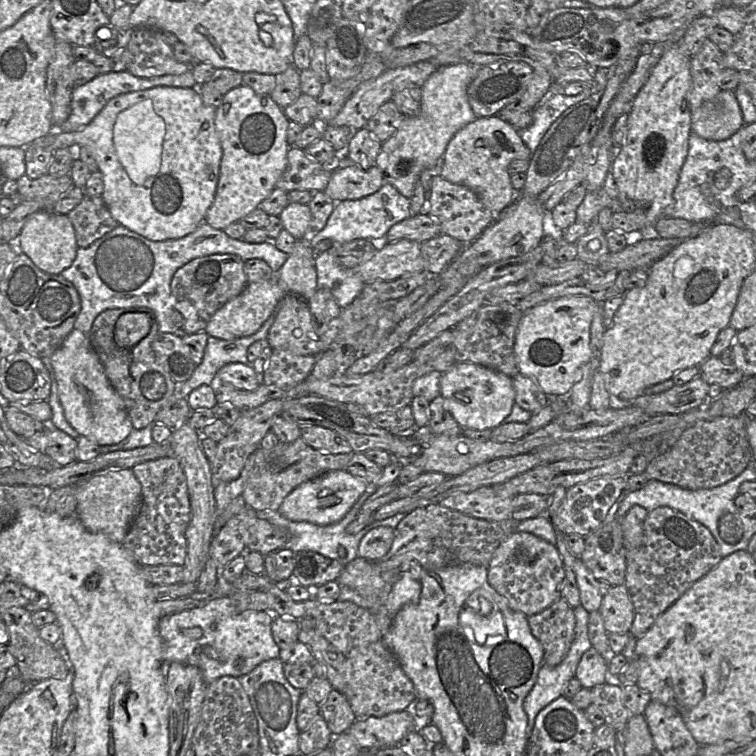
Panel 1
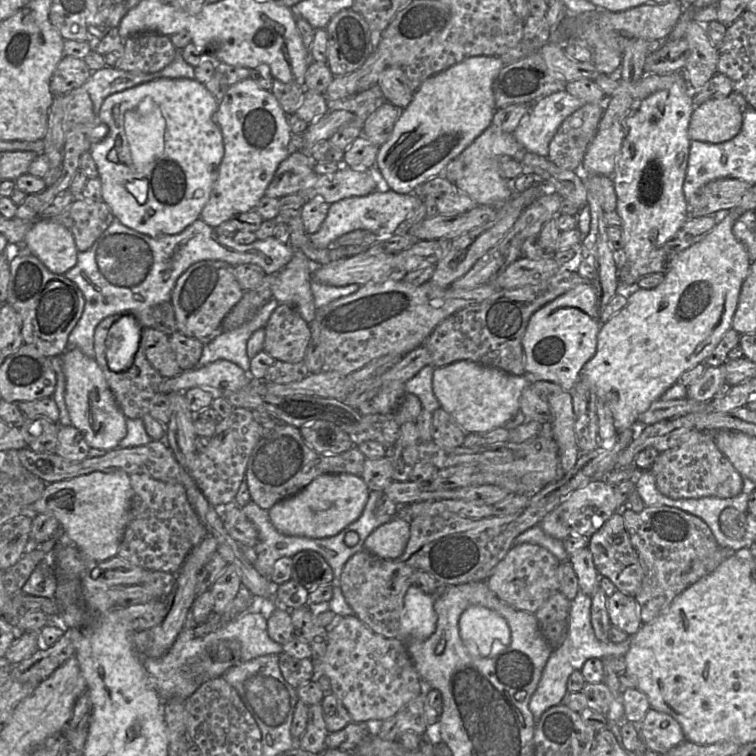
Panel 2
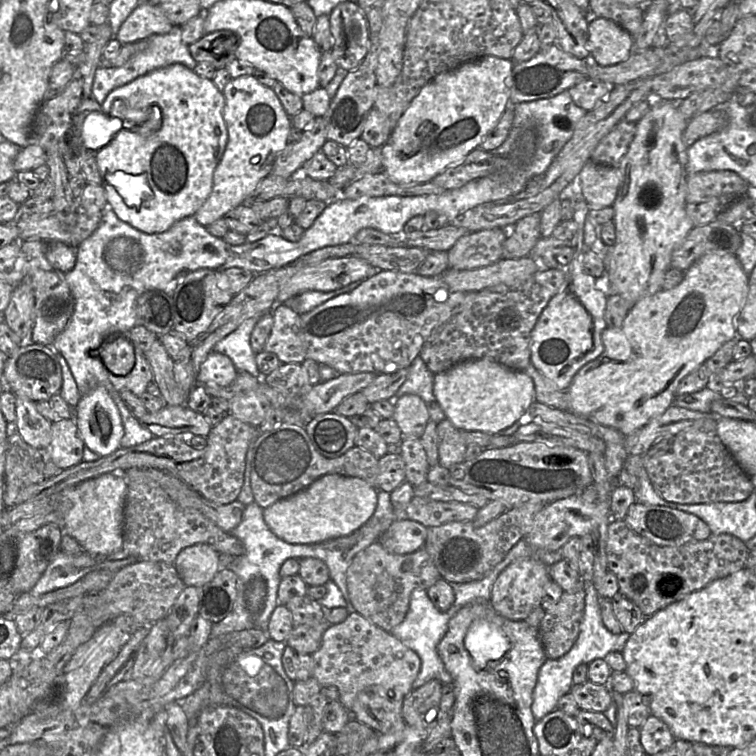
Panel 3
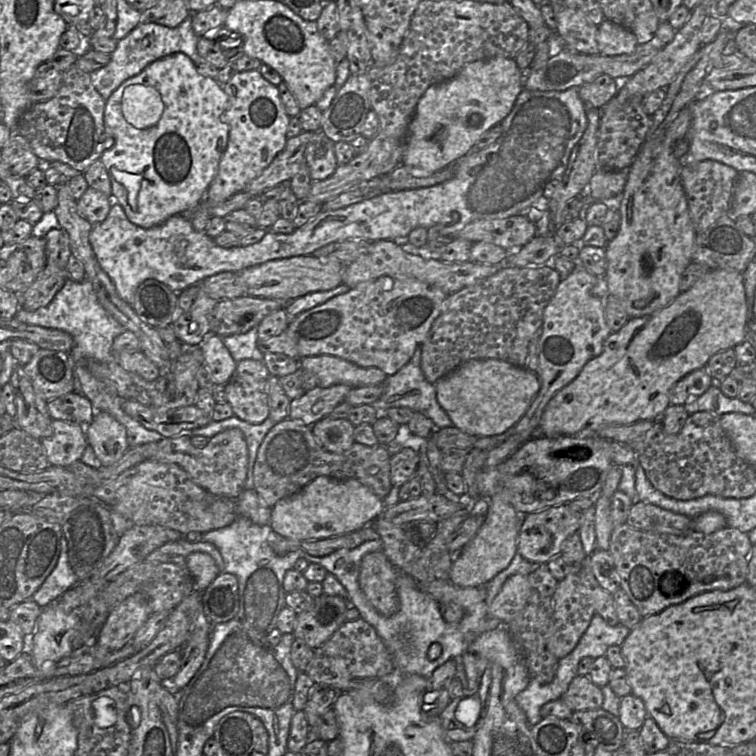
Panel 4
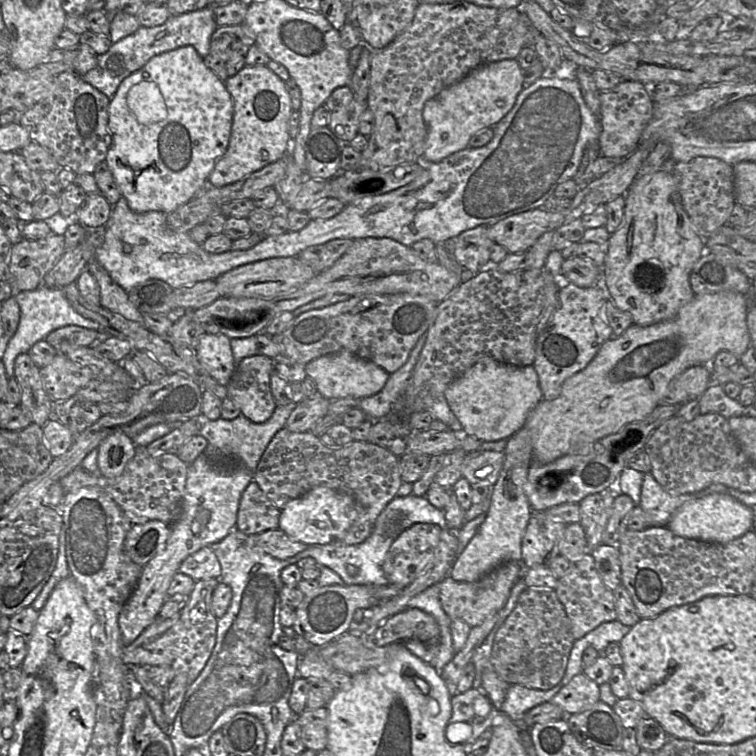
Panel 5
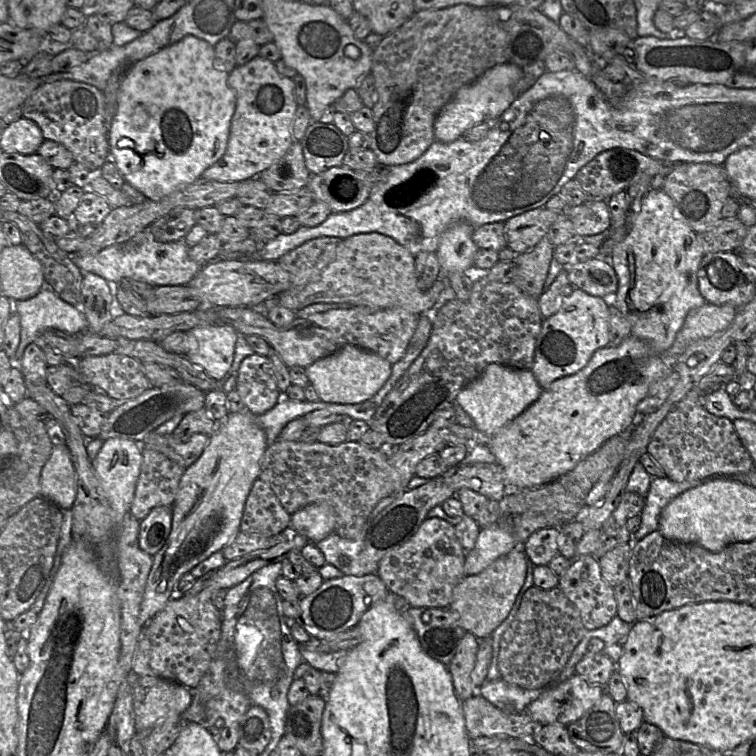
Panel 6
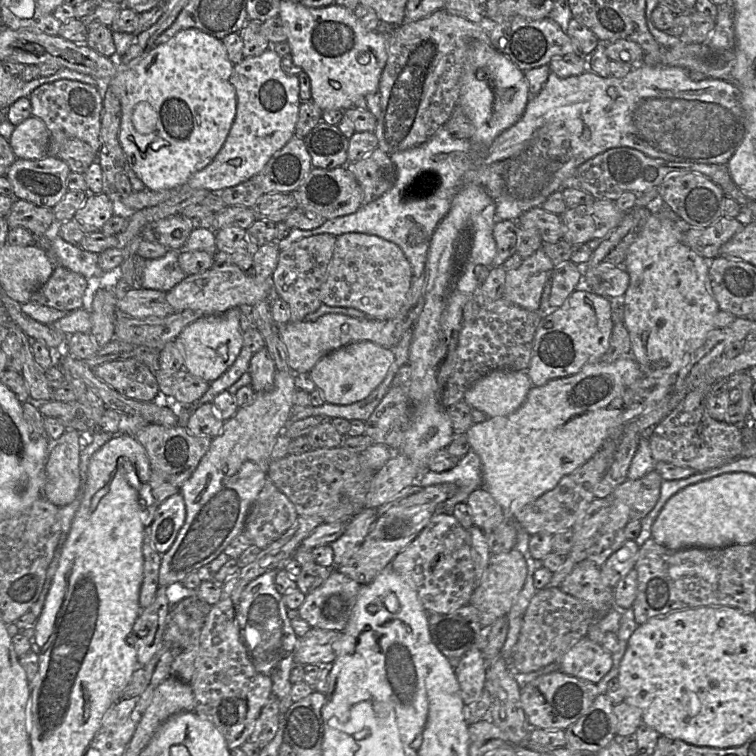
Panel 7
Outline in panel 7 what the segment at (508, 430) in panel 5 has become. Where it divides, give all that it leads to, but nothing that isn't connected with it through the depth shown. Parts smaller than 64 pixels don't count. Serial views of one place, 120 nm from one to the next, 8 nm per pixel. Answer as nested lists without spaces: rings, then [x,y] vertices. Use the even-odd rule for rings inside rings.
[[[494,370],[479,379],[465,393],[463,400],[488,417],[515,412],[534,387],[527,370]]]

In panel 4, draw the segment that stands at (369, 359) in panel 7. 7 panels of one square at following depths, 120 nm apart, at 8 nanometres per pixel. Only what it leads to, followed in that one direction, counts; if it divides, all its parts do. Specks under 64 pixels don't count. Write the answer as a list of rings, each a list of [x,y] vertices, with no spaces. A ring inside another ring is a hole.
[[[317,355],[300,358],[300,368],[312,372],[317,378],[317,386],[326,388],[336,384],[346,384],[352,388],[383,383],[388,375],[377,367],[361,367],[333,355]]]

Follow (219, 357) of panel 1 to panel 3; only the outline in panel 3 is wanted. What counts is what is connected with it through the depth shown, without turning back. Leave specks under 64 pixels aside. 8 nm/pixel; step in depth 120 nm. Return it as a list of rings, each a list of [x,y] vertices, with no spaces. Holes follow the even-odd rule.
[[[255,315],[243,321],[238,328],[218,341],[213,350],[228,356],[239,371],[246,371],[254,377],[266,376],[260,373],[256,354],[251,347],[251,333],[262,315]]]

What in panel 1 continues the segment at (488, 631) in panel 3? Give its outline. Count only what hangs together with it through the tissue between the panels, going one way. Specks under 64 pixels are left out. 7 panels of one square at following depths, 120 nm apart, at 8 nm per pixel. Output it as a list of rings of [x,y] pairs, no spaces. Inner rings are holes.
[[[471,606],[464,607],[459,615],[460,625],[473,630],[475,642],[480,646],[493,646],[503,642],[507,636],[503,615],[493,608],[484,612],[476,612]]]

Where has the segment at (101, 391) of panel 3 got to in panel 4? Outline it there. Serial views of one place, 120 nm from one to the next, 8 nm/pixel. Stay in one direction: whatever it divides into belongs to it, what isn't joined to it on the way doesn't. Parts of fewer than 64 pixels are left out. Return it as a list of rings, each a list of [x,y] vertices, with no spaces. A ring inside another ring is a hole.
[[[96,411],[85,433],[103,466],[114,464],[129,449],[126,428],[107,412]]]

